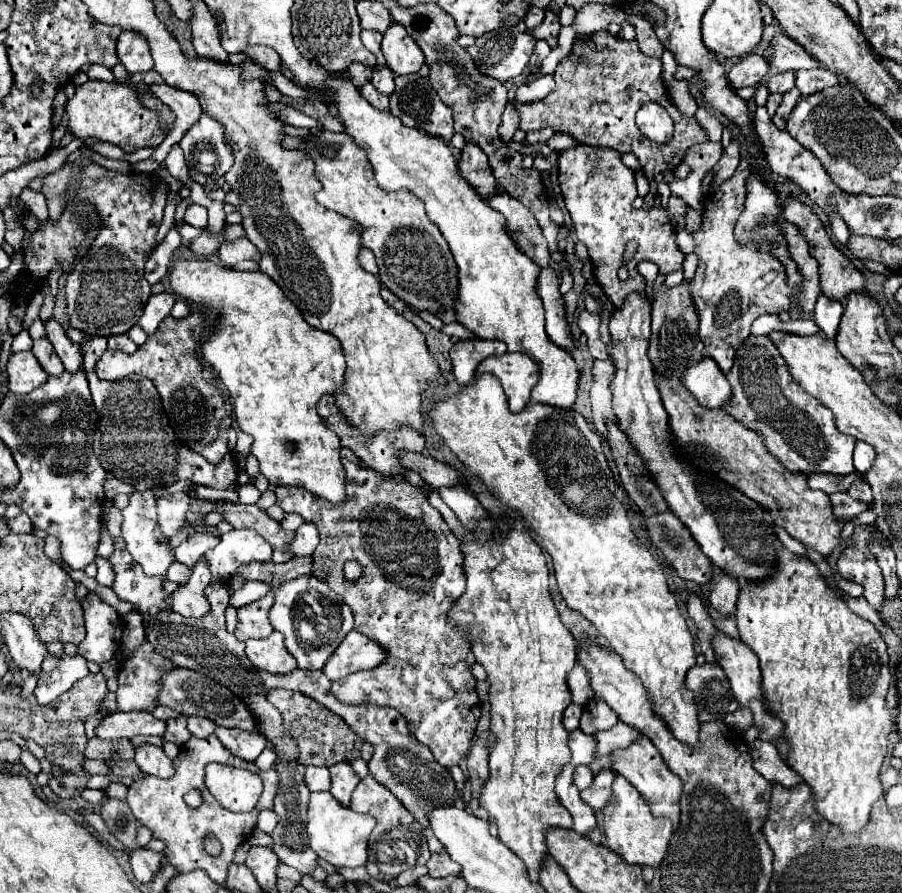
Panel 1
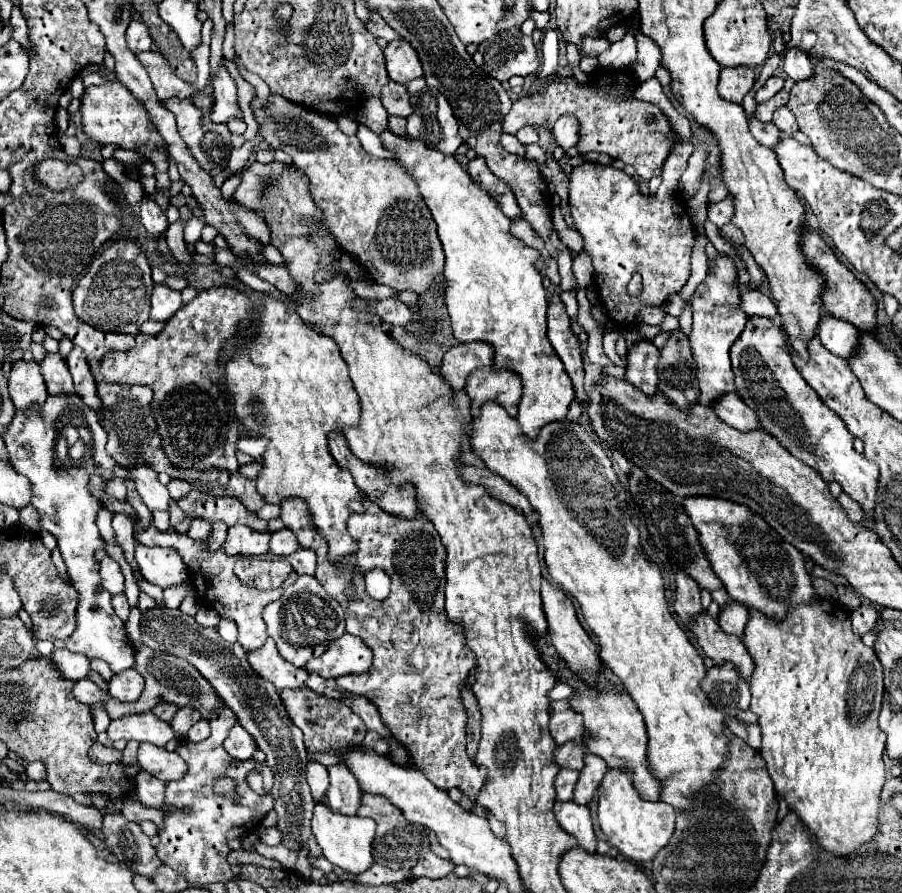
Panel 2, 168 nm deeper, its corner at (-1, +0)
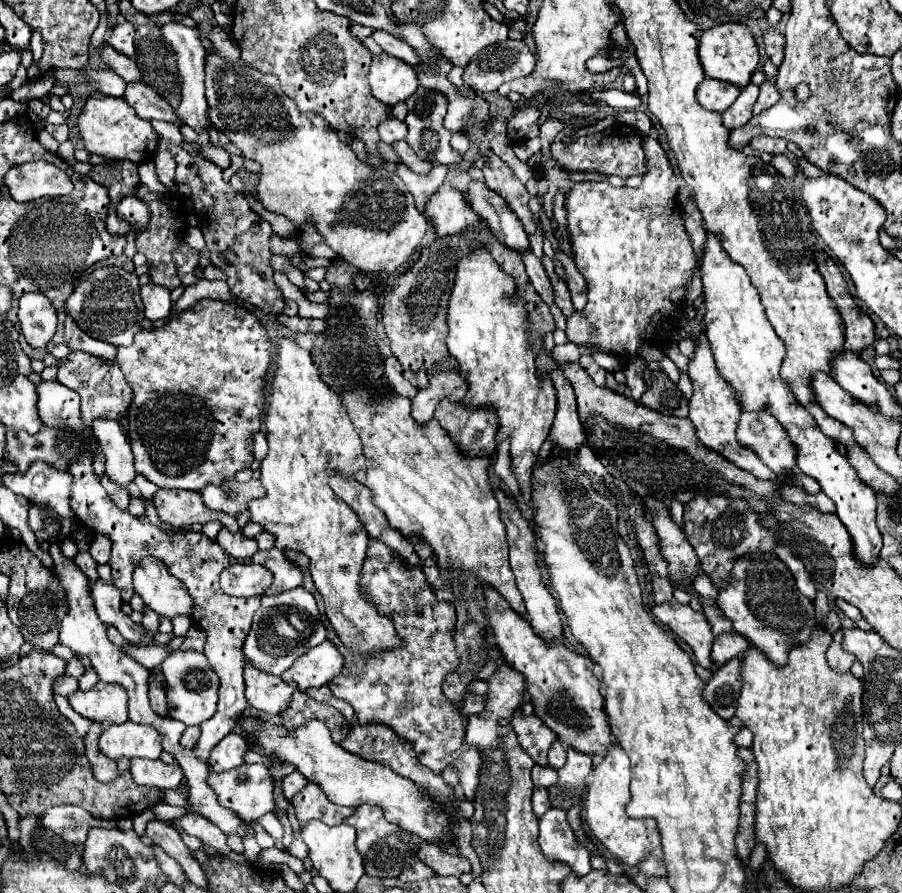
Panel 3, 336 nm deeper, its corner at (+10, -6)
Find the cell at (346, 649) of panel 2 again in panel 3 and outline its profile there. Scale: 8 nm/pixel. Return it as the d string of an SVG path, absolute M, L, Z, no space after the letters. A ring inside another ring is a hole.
M330 640L322 642L320 646L314 646L306 654L302 654L284 674L282 678L286 682L296 682L300 690L308 688L320 688L328 684L340 670L344 668L344 656L338 652L336 644Z

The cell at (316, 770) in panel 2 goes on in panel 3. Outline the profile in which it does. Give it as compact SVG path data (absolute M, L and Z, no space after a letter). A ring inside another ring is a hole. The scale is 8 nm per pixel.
M298 770L292 772L292 774L288 774L288 776L284 778L284 796L286 796L288 800L292 800L294 794L300 792L306 784L308 784L308 780L306 780L304 774L300 774Z

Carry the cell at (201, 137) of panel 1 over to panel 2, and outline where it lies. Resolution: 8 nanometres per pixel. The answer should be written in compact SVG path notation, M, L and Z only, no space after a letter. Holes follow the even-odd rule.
M205 86L203 90L193 92L193 94L187 98L173 96L175 100L167 98L167 100L163 100L161 104L163 104L169 112L175 114L179 132L181 132L183 140L187 142L187 148L191 150L191 154L195 156L195 160L201 164L201 168L207 170L207 172L211 172L213 176L217 176L217 174L221 172L221 168L227 166L229 156L231 156L231 150L233 150L233 146L231 146L231 132L229 132L227 124L215 124L215 122L211 120L211 108L209 108L209 110L201 110L201 108L198 108L194 104L194 99L201 98L203 95L208 95L214 99L213 88L211 88L211 86Z

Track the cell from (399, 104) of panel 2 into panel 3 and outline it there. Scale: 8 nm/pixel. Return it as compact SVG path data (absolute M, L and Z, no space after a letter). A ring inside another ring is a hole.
M392 112L388 114L386 122L380 122L380 140L386 144L394 144L398 140L404 140L406 136L406 124L402 120L398 120L396 116L392 116Z

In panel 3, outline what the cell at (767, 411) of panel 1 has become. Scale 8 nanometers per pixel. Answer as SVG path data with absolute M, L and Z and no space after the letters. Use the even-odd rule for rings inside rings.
M708 234L706 252L702 258L702 282L706 296L706 336L716 360L720 376L734 388L742 412L766 412L776 416L784 426L792 444L796 446L798 468L816 478L828 498L836 502L836 516L852 534L856 556L864 564L878 560L882 548L882 536L876 528L876 498L870 486L864 486L856 478L856 470L846 456L836 448L836 442L822 434L816 420L798 404L790 388L780 378L780 366L784 360L784 344L772 330L764 306L760 304L758 290L752 286L744 268L726 254L718 238Z

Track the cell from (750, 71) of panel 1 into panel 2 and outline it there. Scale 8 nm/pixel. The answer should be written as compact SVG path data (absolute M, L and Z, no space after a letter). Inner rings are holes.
M723 68L717 92L727 102L741 104L743 96L751 90L755 82L755 72L751 68Z

